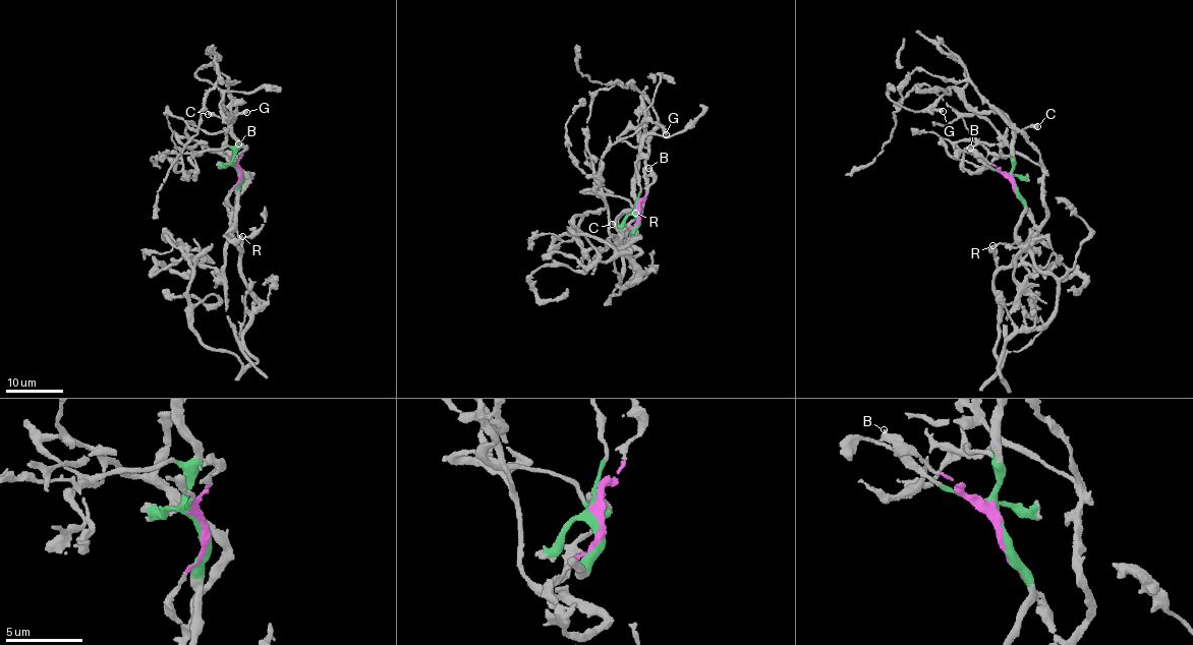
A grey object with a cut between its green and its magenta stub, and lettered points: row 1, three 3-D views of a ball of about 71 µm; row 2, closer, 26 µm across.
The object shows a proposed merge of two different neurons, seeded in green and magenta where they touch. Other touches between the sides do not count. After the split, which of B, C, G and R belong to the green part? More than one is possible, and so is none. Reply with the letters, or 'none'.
C, G, R

